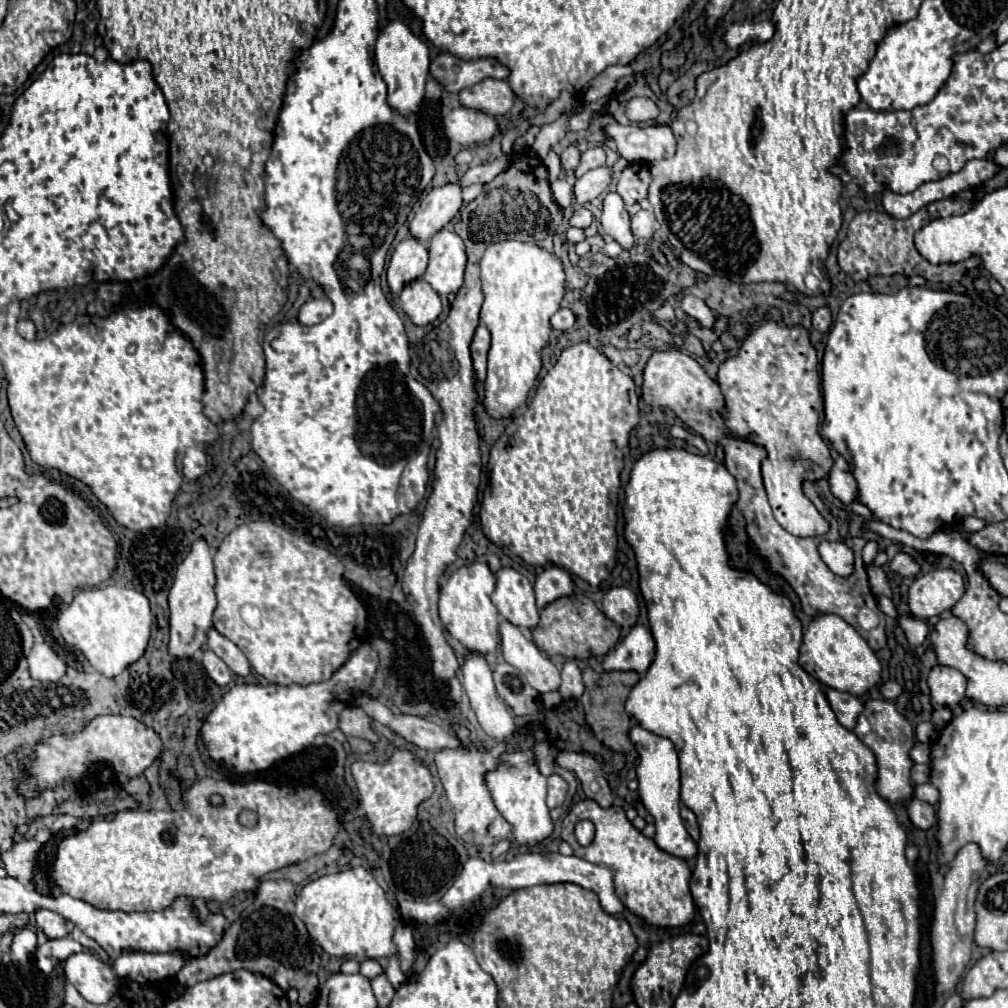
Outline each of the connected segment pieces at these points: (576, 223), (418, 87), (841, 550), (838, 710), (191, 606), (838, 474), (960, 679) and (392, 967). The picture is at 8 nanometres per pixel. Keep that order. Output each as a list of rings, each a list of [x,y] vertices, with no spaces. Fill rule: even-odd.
[[[578,207],[572,215],[570,215],[570,219],[568,219],[568,225],[570,227],[578,227],[578,229],[588,229],[590,227],[590,223],[592,223],[592,213],[588,211],[588,209],[584,209],[584,207]]]
[[[390,21],[378,35],[376,41],[376,65],[382,75],[382,79],[388,85],[388,103],[402,115],[412,115],[420,109],[420,103],[424,99],[424,83],[428,77],[428,65],[430,65],[430,53],[426,43],[416,37],[408,25],[402,21]]]
[[[824,541],[820,547],[820,557],[822,561],[828,565],[828,569],[840,577],[844,575],[852,575],[854,571],[854,555],[852,555],[852,549],[846,547],[844,543],[830,543],[830,541]]]
[[[826,689],[826,697],[828,697],[830,707],[836,713],[840,725],[844,725],[846,729],[852,731],[860,711],[864,711],[862,701],[854,695],[848,695],[848,693],[842,693],[842,691],[836,691],[836,689]]]
[[[198,539],[192,545],[190,555],[178,565],[174,585],[168,595],[170,603],[170,643],[168,651],[176,659],[190,659],[196,651],[206,643],[208,631],[214,627],[212,615],[216,609],[214,595],[214,567],[212,567],[212,551],[204,539]]]
[[[836,457],[834,467],[830,471],[830,477],[828,477],[828,483],[830,483],[832,495],[838,497],[842,503],[858,501],[858,485],[856,485],[856,479],[850,471],[850,465],[844,457]]]
[[[936,665],[928,675],[928,687],[934,703],[954,707],[964,699],[966,677],[952,667]]]
[[[396,957],[390,959],[390,965],[388,965],[388,969],[386,969],[386,975],[388,975],[388,981],[390,981],[394,987],[400,987],[400,985],[406,981],[406,975],[402,975],[402,969],[400,969]]]

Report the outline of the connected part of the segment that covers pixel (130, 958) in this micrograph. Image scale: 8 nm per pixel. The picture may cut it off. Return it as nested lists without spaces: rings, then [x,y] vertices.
[[[174,951],[174,953],[122,953],[112,959],[110,965],[114,973],[122,979],[132,979],[136,983],[154,983],[168,977],[174,977],[180,967],[184,967],[192,957]]]

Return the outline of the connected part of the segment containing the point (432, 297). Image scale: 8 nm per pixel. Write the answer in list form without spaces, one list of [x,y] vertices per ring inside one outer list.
[[[416,279],[404,285],[400,293],[400,307],[414,325],[430,325],[442,311],[438,293],[424,279]]]

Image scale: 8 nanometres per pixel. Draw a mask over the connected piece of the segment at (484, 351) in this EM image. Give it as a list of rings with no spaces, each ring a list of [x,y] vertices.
[[[484,323],[478,325],[476,329],[476,335],[474,335],[474,341],[472,341],[472,361],[474,361],[474,369],[476,369],[476,379],[482,379],[486,375],[486,355],[488,355],[488,349],[490,349],[490,343],[488,343],[488,329]]]

